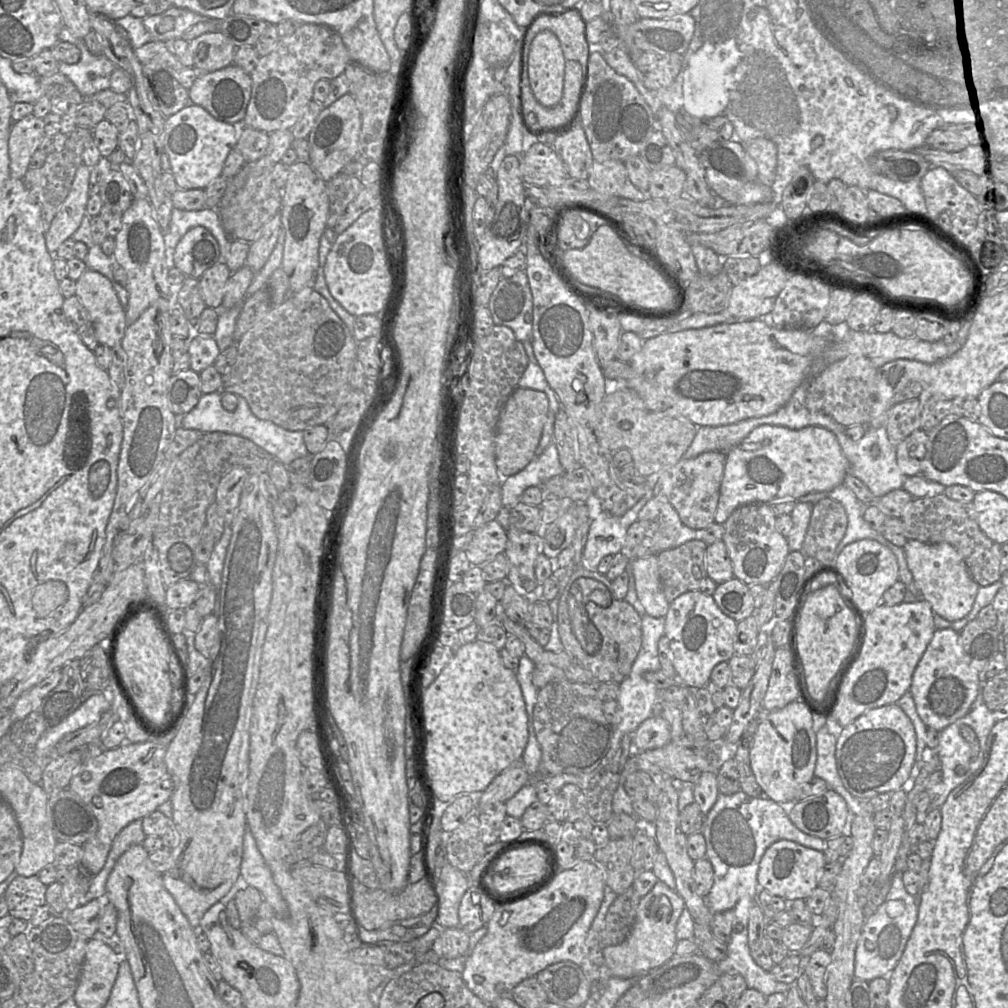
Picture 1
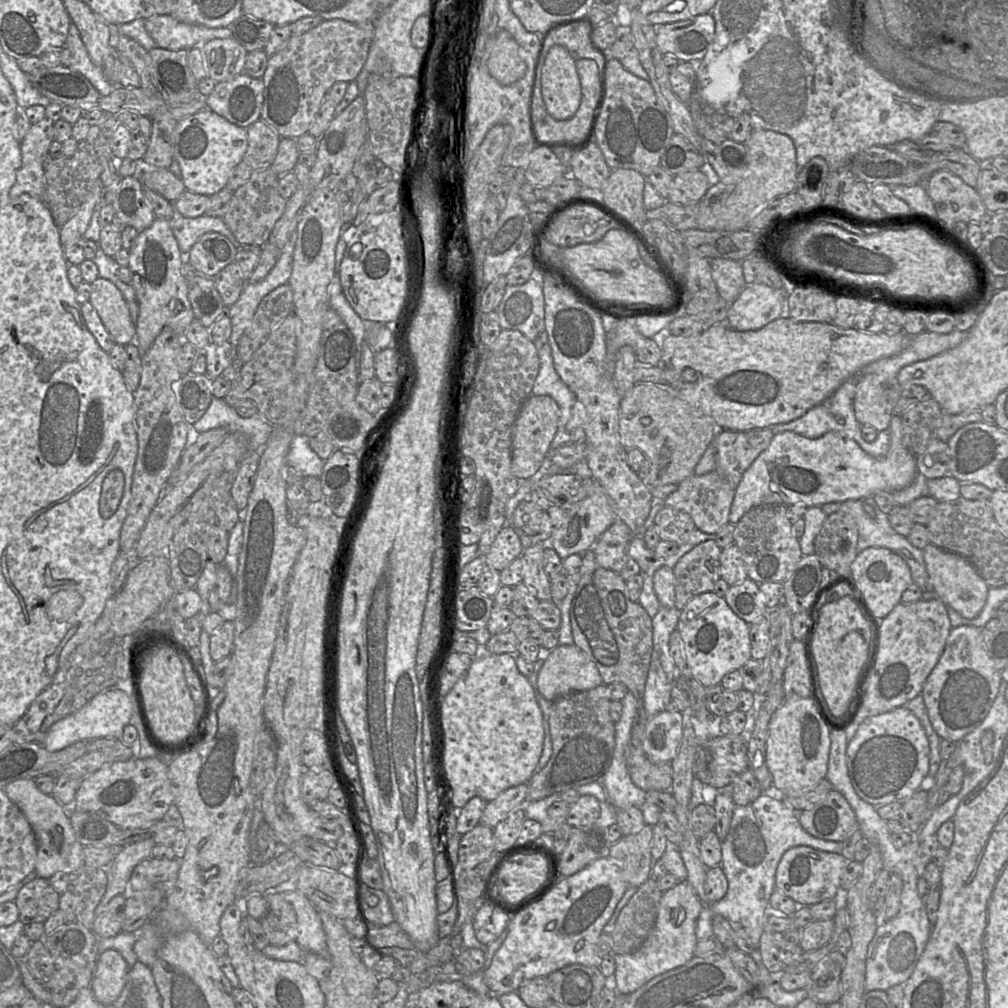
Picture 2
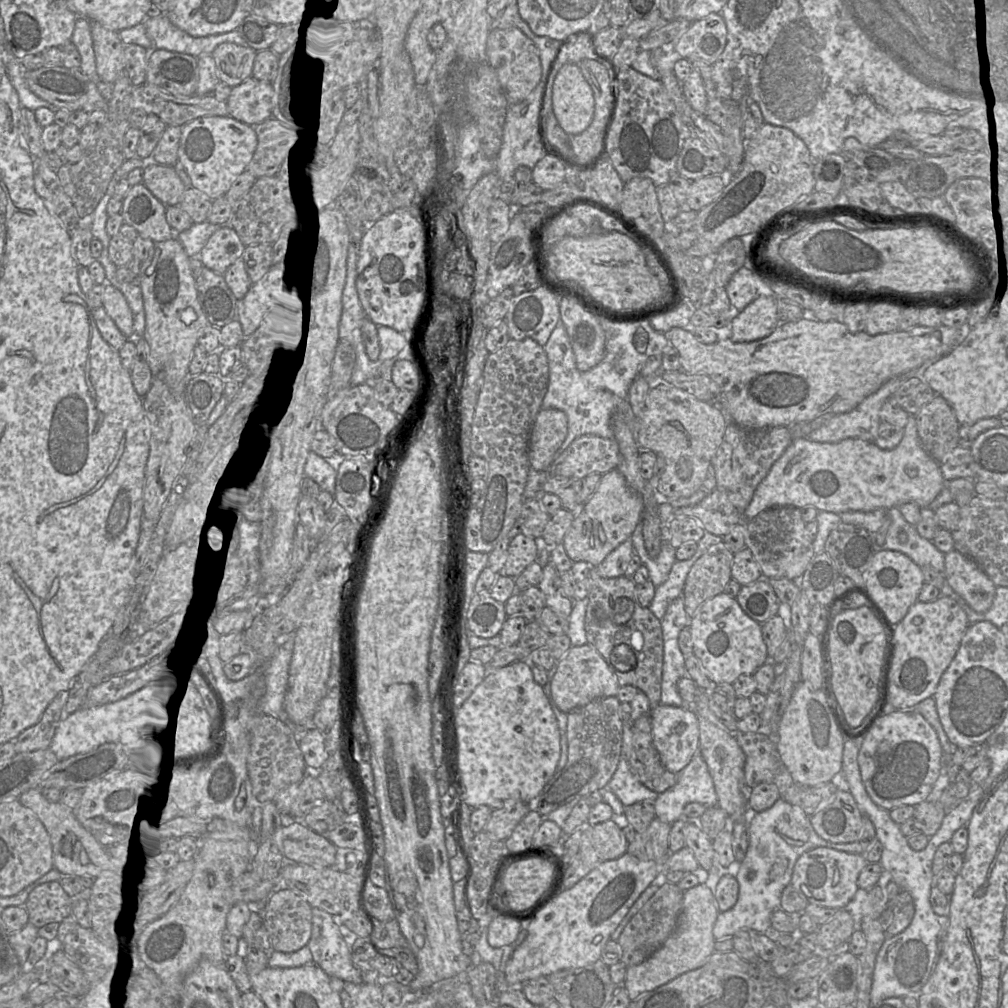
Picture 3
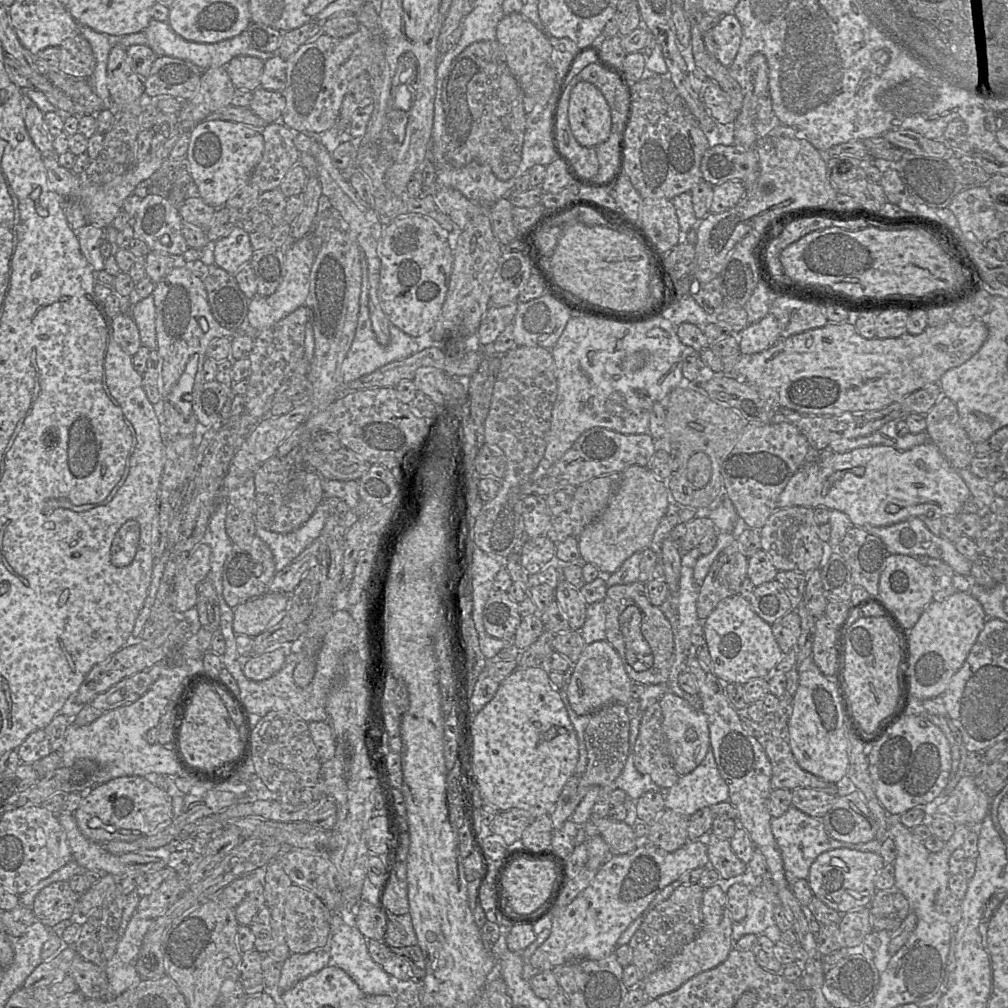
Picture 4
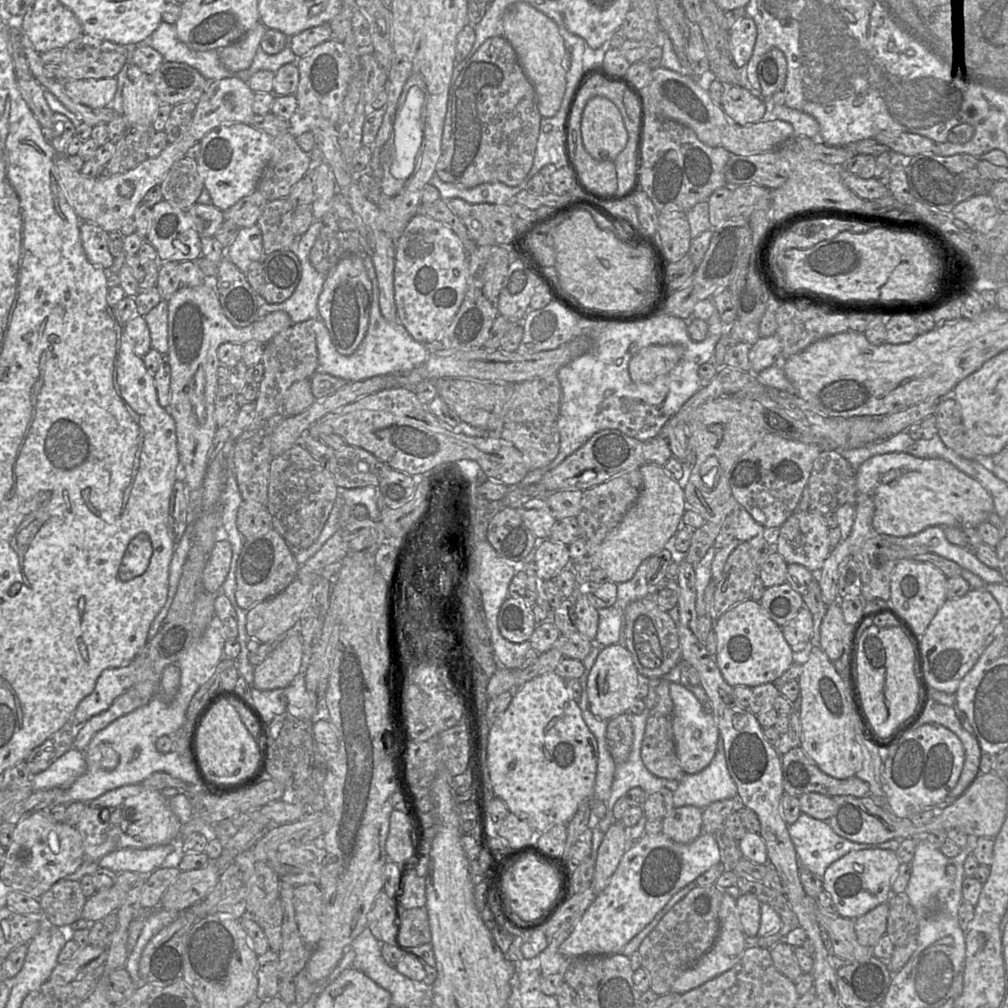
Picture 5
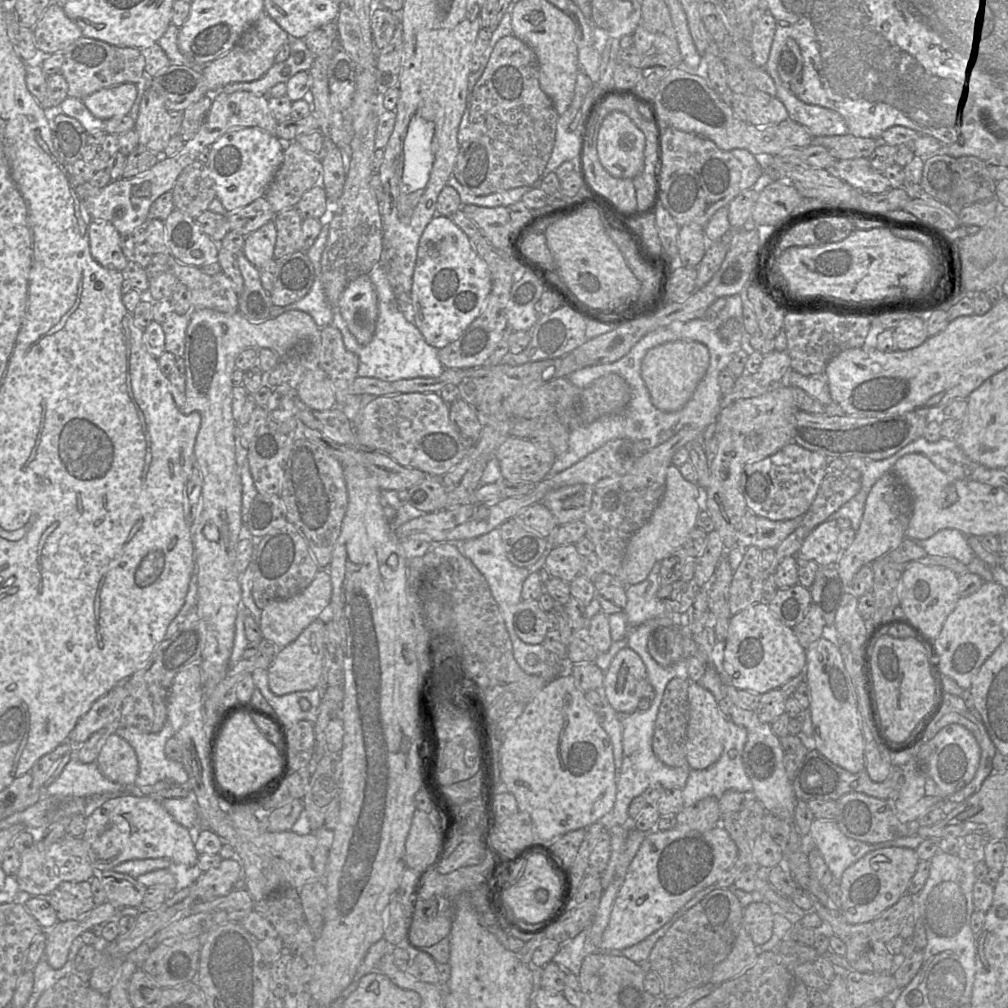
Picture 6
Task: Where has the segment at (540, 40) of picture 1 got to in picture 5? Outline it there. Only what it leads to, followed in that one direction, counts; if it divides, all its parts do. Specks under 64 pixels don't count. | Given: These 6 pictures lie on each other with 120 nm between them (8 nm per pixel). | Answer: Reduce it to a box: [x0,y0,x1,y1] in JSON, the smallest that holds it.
[580,96,628,161]

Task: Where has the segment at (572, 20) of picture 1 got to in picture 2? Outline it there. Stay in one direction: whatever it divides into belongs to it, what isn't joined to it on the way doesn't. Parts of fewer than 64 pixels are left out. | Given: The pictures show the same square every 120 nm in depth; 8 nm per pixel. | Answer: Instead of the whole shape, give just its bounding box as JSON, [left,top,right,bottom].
[538,22,606,68]

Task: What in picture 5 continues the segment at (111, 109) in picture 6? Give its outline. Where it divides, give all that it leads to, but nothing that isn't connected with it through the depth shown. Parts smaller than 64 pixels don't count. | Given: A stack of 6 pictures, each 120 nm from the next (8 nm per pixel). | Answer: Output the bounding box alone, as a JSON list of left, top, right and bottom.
[62,78,117,108]

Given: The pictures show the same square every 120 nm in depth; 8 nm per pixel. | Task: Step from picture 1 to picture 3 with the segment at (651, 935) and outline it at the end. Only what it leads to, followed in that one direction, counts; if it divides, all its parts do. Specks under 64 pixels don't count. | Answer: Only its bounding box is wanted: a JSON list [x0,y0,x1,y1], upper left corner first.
[623,883,719,1000]

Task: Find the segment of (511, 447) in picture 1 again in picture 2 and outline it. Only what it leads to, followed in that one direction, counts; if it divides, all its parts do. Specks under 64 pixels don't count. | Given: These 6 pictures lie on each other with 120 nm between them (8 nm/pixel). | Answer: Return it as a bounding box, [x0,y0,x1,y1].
[512,394,560,479]

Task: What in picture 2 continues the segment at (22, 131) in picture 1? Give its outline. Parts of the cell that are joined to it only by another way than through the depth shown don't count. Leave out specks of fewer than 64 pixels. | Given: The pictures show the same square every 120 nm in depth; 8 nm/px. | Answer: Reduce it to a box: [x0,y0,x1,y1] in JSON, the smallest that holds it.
[12,118,53,198]

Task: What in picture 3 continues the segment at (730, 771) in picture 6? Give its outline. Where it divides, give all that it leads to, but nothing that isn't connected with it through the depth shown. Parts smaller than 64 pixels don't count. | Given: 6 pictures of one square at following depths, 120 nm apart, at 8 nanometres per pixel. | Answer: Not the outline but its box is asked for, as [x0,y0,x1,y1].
[654,754,718,824]

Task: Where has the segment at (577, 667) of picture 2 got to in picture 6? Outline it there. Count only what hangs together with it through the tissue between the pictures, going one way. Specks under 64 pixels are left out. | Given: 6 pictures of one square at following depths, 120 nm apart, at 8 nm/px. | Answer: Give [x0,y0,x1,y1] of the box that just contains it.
[603,647,647,713]

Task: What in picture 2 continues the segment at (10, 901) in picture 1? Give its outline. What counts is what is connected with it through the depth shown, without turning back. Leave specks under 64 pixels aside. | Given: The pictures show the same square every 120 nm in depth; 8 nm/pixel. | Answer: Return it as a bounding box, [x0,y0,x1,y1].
[15,877,60,923]

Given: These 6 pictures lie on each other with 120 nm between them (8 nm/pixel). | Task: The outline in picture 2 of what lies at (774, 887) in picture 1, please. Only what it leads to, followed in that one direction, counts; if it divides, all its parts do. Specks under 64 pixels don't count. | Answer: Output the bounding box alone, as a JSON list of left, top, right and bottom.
[775,846,849,906]

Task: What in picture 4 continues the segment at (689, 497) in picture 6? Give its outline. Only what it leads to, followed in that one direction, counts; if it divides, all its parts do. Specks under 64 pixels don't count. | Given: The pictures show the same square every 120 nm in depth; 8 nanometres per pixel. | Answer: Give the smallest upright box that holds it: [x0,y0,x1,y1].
[577,465,672,574]

